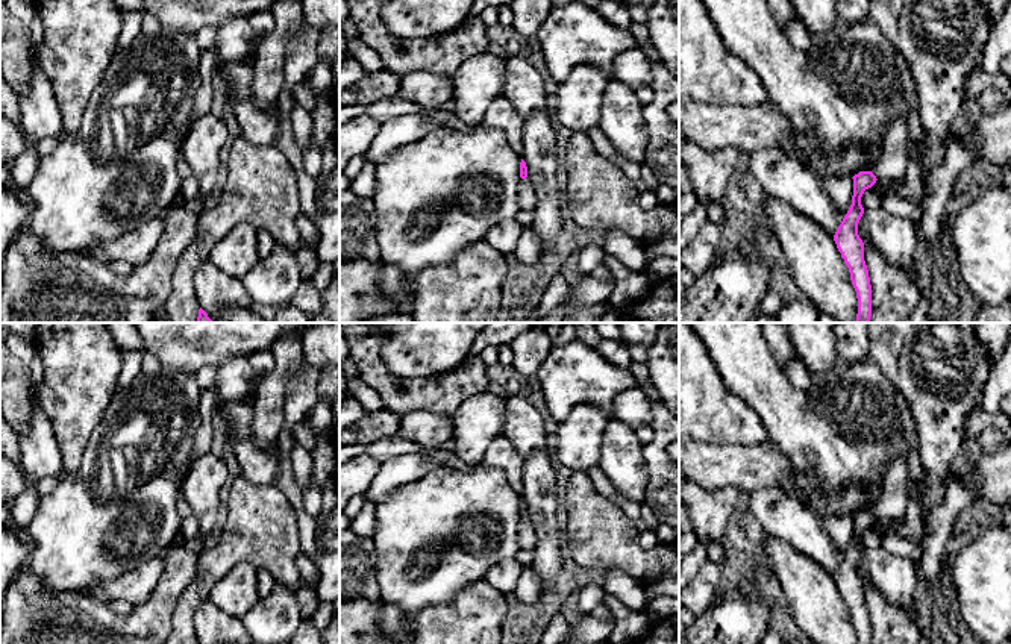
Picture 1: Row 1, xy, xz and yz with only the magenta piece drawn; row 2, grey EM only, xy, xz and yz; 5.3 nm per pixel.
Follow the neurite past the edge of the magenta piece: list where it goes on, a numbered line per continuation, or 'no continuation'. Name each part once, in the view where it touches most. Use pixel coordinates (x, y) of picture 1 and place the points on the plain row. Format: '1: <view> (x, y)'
1: yz (893, 502)

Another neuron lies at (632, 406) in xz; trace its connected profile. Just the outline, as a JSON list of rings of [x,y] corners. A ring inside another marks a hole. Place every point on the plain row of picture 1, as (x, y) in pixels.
[[[635,385],[620,392],[612,405],[612,417],[634,429],[650,424],[653,411],[646,391],[640,385]]]

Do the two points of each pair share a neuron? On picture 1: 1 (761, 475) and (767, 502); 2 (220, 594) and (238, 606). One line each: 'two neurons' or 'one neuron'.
1: two neurons
2: one neuron

